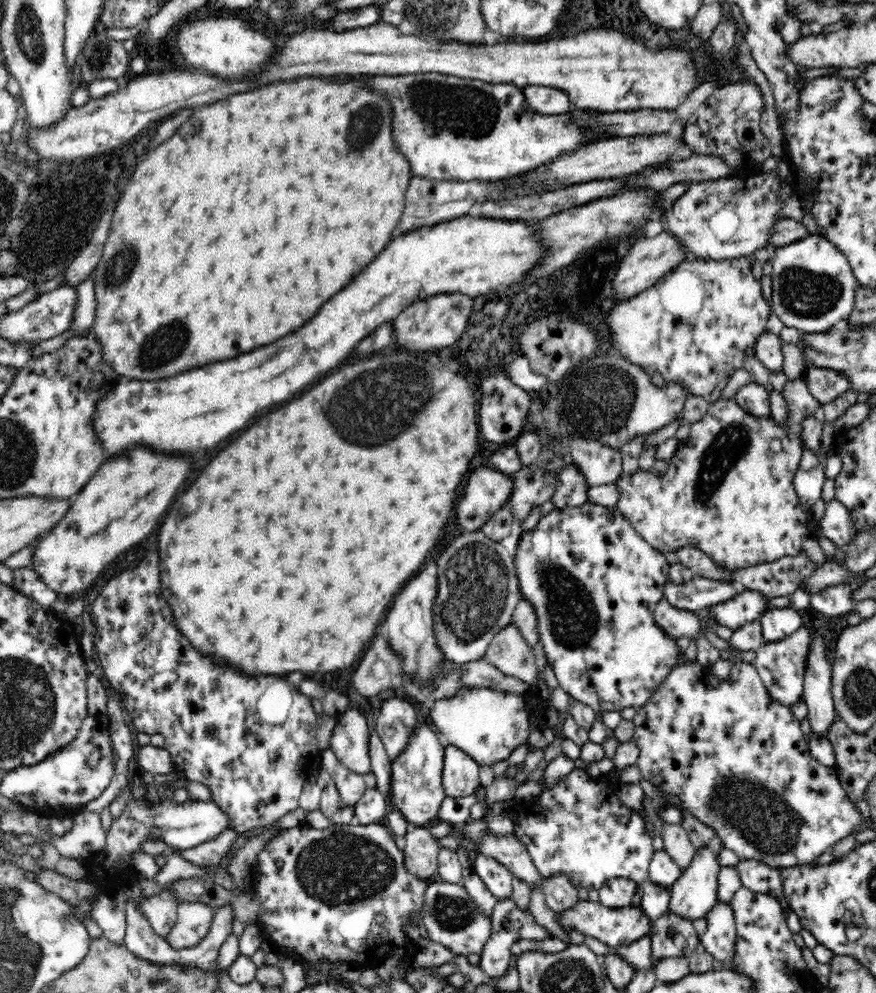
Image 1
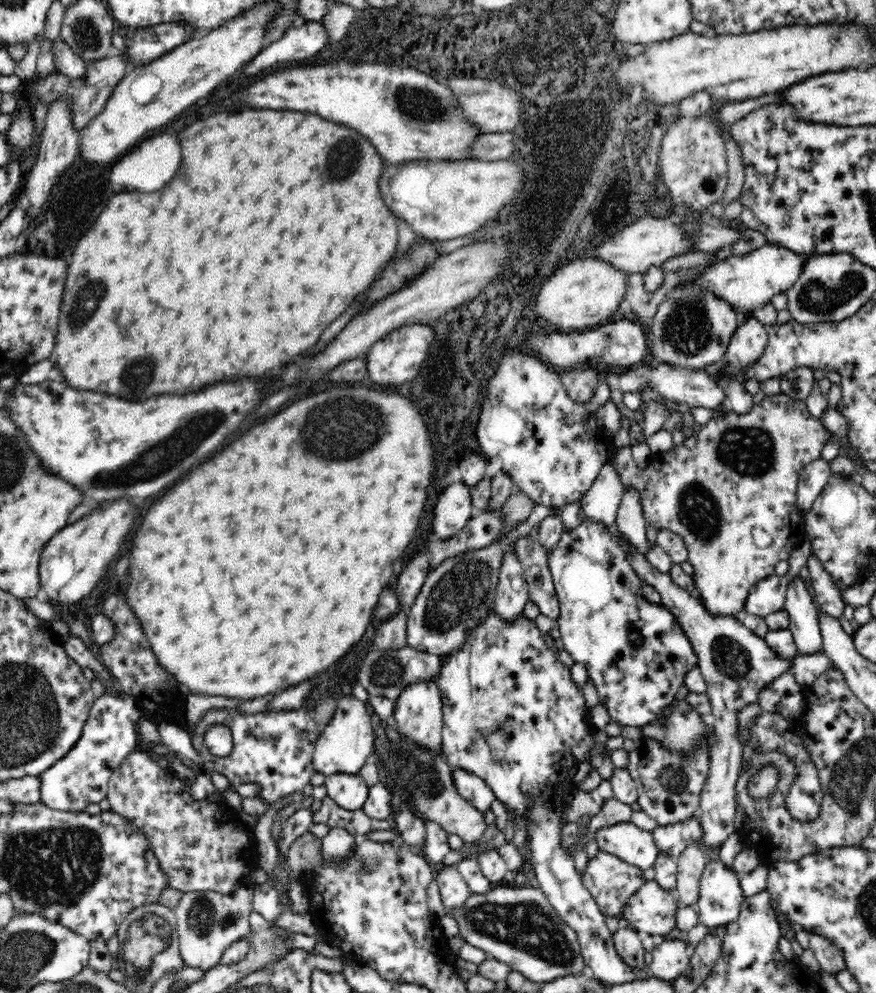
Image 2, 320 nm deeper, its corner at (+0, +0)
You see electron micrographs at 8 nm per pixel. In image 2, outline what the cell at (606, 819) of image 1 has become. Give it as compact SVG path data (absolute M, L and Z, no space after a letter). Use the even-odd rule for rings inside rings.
M630 821L597 830L595 839L599 850L614 854L642 871L655 864L659 853L653 833L636 827Z

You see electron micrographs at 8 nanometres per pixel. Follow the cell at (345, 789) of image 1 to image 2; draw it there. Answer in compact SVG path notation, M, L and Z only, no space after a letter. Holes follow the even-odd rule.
M356 774L326 775L323 781L327 796L349 811L362 809L369 795L366 781Z

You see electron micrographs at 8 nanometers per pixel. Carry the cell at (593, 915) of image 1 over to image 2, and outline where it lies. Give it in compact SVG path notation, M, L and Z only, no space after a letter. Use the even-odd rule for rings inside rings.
M656 879L649 880L626 905L622 922L658 940L676 928L678 907L679 901L674 899L672 890L662 888Z

